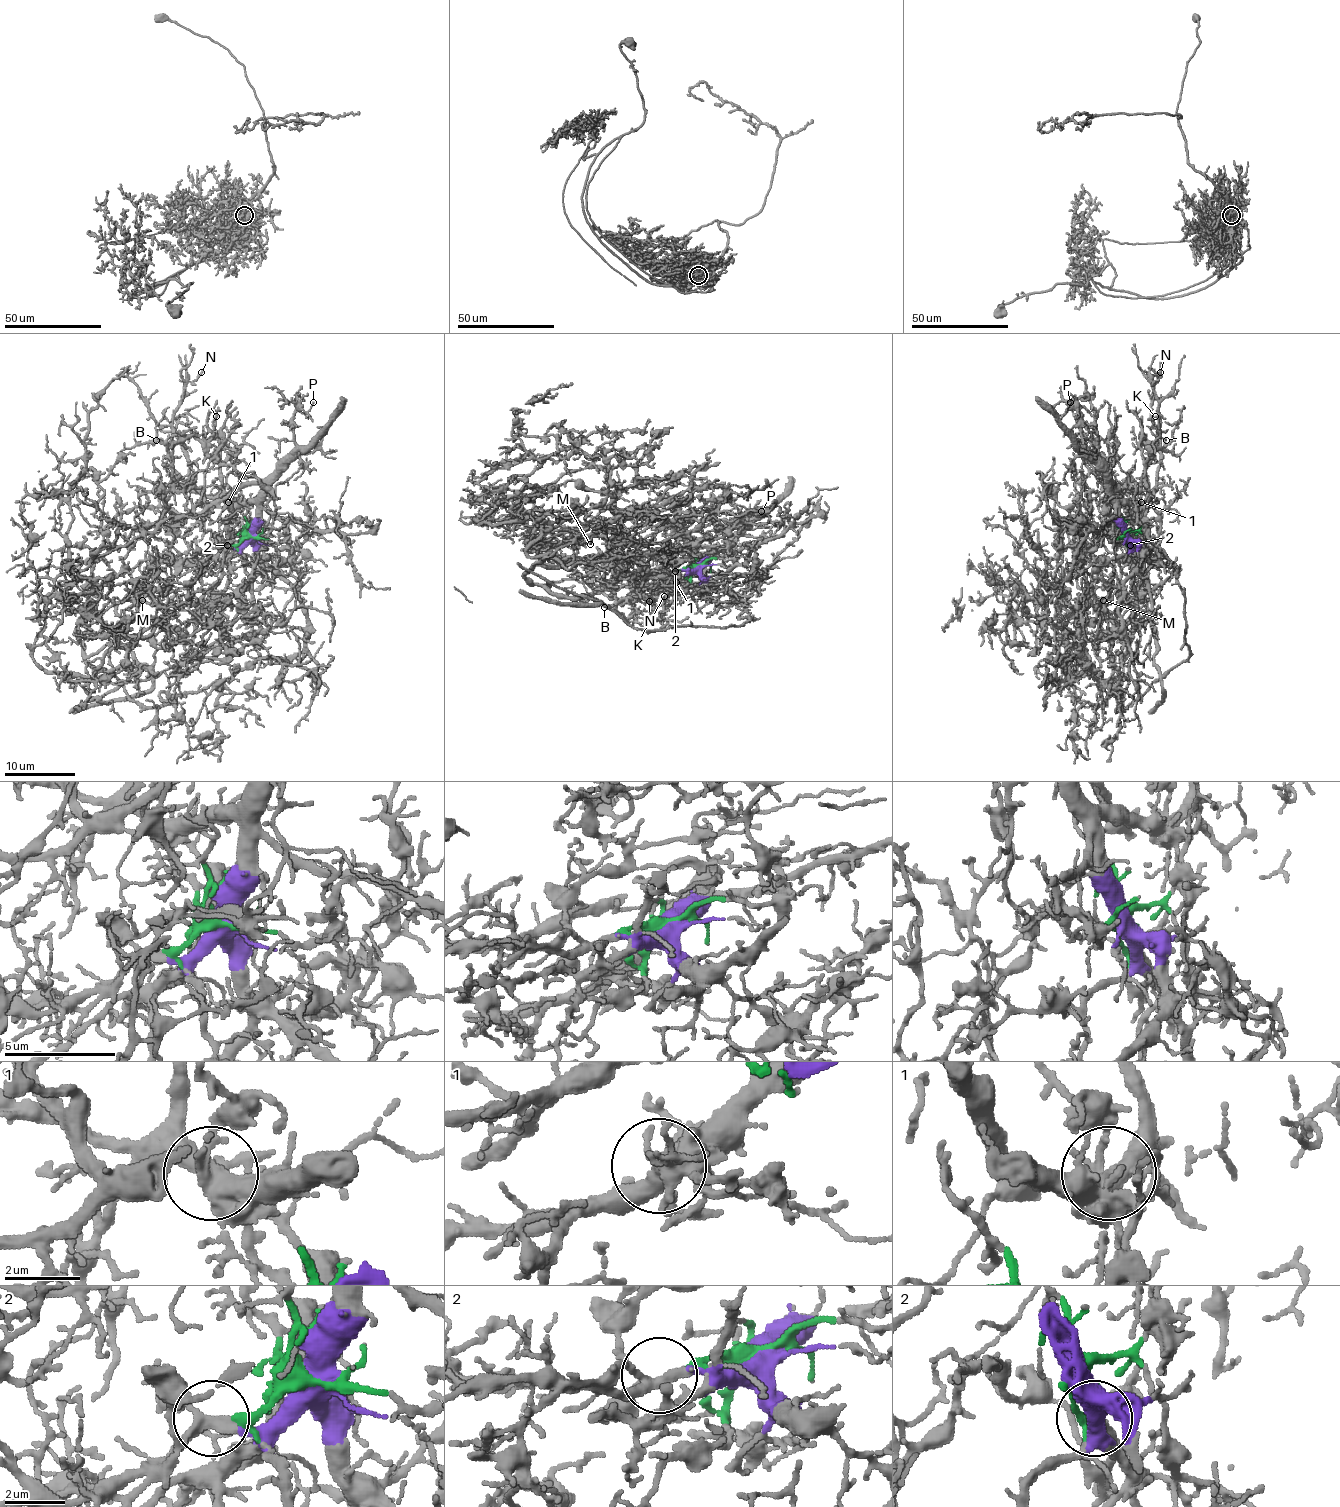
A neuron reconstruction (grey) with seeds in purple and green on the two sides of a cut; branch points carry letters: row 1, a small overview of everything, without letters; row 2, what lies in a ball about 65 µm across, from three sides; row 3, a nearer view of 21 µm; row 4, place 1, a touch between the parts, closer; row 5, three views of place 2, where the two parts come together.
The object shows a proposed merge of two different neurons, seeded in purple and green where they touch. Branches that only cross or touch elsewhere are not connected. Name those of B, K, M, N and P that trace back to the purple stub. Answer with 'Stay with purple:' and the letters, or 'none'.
Stay with purple: B, K, N, P

